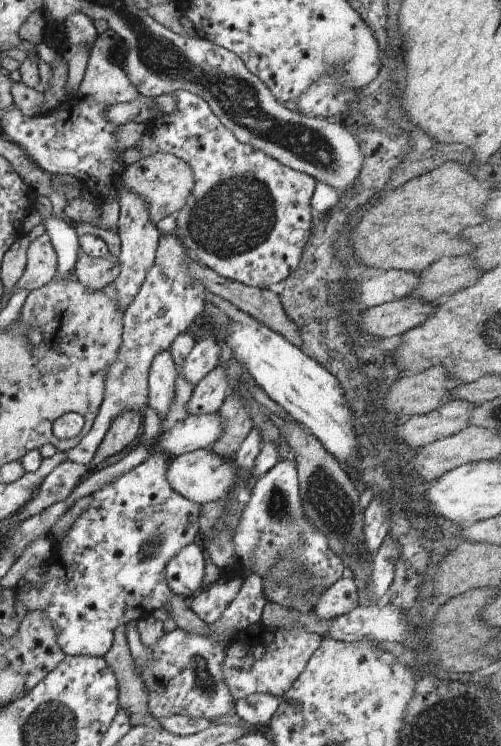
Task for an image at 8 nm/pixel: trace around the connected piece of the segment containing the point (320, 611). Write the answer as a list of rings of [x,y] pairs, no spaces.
[[[349,574],[345,579],[340,579],[330,586],[313,610],[322,620],[336,619],[348,614],[360,605],[359,590],[358,582]]]

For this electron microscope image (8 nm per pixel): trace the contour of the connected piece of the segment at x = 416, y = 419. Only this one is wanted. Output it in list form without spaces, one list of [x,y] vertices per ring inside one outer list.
[[[456,399],[425,415],[414,415],[398,427],[399,438],[408,443],[409,451],[455,435],[470,426],[475,404]]]

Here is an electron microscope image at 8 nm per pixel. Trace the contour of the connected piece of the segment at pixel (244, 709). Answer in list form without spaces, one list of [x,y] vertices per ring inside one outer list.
[[[254,693],[249,697],[235,702],[235,712],[248,726],[267,725],[278,707],[283,696],[275,697],[270,693]]]

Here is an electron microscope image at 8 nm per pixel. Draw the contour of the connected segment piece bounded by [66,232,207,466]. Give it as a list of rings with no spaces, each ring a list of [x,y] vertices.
[[[173,232],[162,234],[157,246],[154,264],[148,269],[146,278],[127,306],[124,316],[123,344],[118,358],[114,358],[106,376],[104,404],[97,420],[83,439],[66,452],[67,460],[90,465],[100,443],[104,440],[112,421],[126,411],[144,411],[148,406],[149,370],[152,359],[169,348],[178,334],[189,332],[195,320],[200,320],[206,303],[206,287],[201,285],[189,271],[190,256],[181,240]]]

